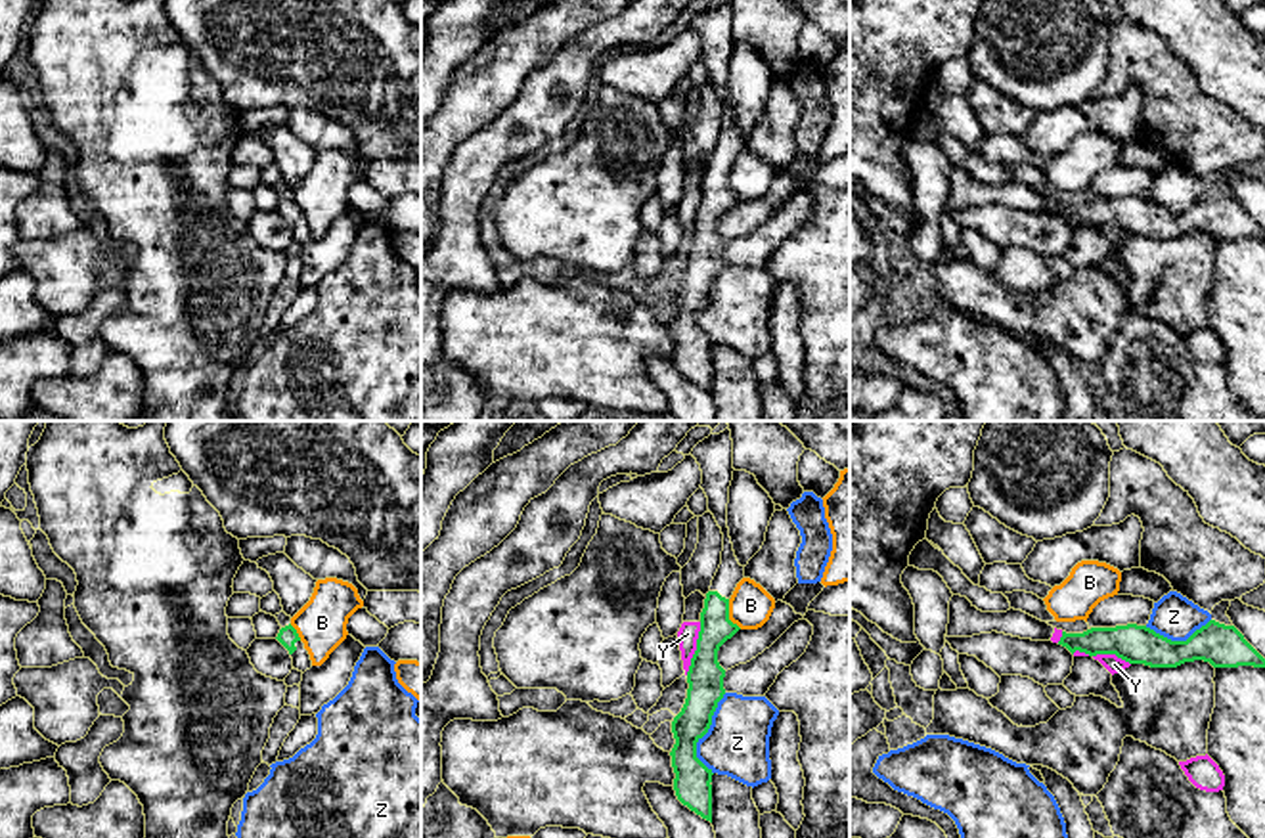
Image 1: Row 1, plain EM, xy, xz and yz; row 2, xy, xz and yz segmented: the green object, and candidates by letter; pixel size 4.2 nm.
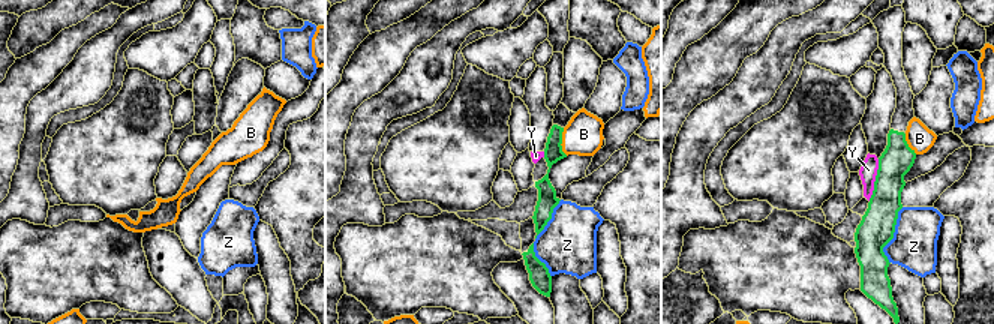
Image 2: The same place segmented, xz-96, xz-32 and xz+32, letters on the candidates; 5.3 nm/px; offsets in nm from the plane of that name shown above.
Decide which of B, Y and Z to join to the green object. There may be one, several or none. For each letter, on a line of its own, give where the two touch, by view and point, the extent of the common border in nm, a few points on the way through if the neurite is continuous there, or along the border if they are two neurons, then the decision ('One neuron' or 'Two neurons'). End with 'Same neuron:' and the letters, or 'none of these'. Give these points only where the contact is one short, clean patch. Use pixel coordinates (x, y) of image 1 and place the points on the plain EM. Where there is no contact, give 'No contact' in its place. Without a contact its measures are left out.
B: Touches green at xz (728, 186). Shared border 140 nm. Two neurons
Y: Touches green at xz (697, 220). Shared border 240 nm. Boundary: xz (701, 194), (697, 220), (686, 245). Two neurons
Z: Touches green at xz (707, 303). Shared border 340 nm. Two neurons
Same neuron: none of these

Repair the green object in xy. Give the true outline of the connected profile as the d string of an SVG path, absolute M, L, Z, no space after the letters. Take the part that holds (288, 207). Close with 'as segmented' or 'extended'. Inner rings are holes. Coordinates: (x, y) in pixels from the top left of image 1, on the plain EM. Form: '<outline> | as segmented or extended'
M291 195L281 199L276 210L289 222L295 241L304 245L312 239L310 226Z | extended

